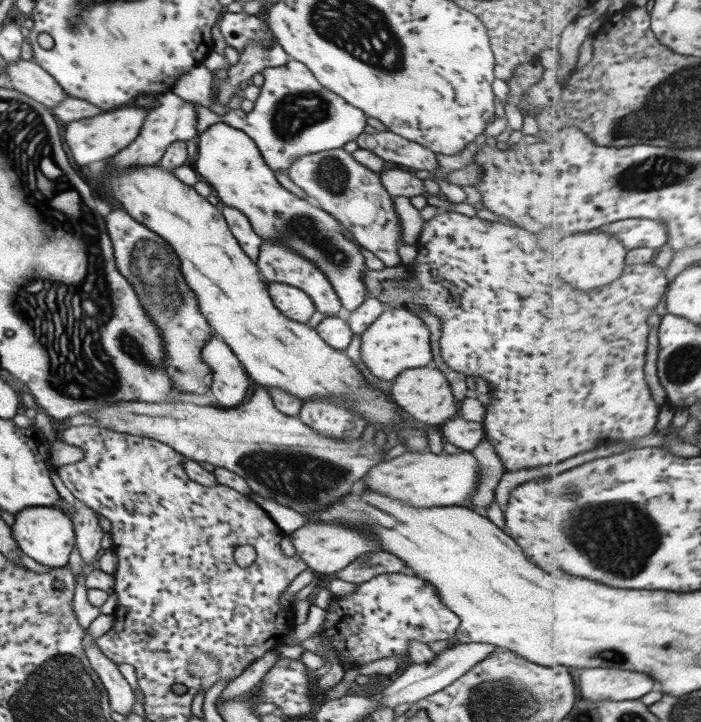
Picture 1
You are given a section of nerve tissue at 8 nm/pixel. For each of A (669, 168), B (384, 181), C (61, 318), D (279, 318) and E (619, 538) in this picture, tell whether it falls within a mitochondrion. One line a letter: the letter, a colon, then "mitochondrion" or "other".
A: mitochondrion
B: other
C: mitochondrion
D: other
E: mitochondrion

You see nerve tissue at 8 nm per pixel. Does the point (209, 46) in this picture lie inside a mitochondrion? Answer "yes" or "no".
no

